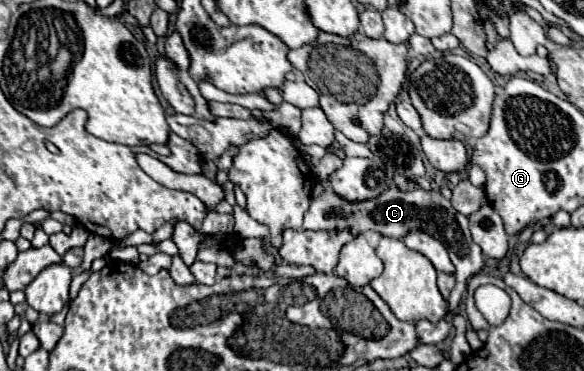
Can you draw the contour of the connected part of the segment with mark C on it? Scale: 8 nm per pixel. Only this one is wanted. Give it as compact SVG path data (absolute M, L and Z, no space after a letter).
M389 187L385 193L381 193L375 199L365 199L365 201L347 201L339 197L335 191L325 189L319 197L311 199L311 205L305 213L303 229L311 231L345 231L349 229L351 233L359 235L365 231L375 231L383 237L395 237L401 239L411 231L425 231L427 235L435 237L441 241L455 265L455 277L457 285L449 297L449 313L461 303L463 293L467 289L469 277L479 273L483 269L483 253L481 247L473 243L469 237L469 219L461 213L457 213L451 203L439 195L439 191L423 191L423 189L413 189L413 191L401 191L399 187Z

